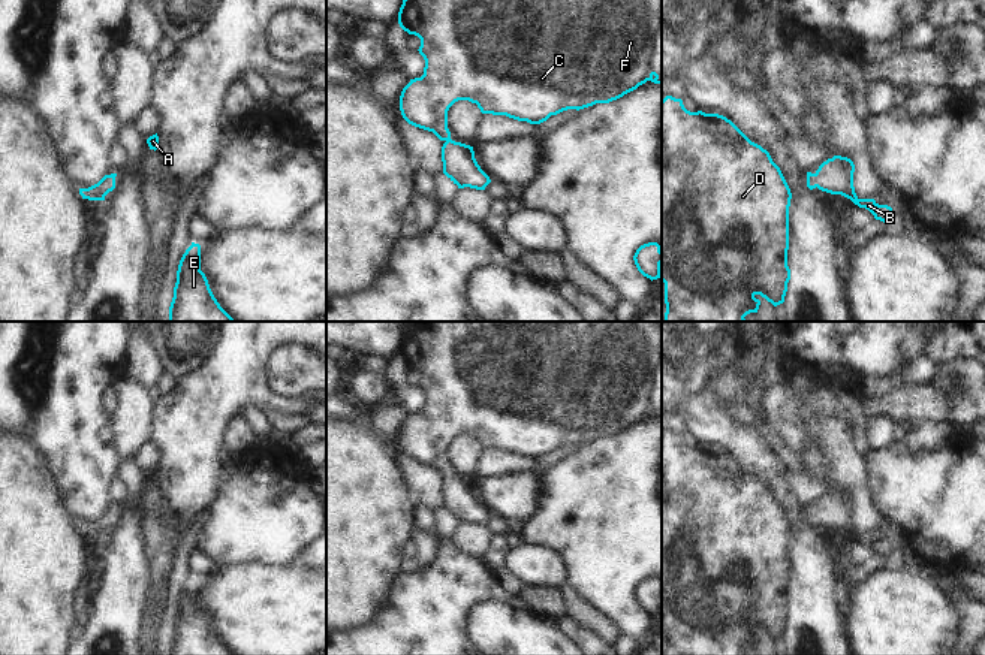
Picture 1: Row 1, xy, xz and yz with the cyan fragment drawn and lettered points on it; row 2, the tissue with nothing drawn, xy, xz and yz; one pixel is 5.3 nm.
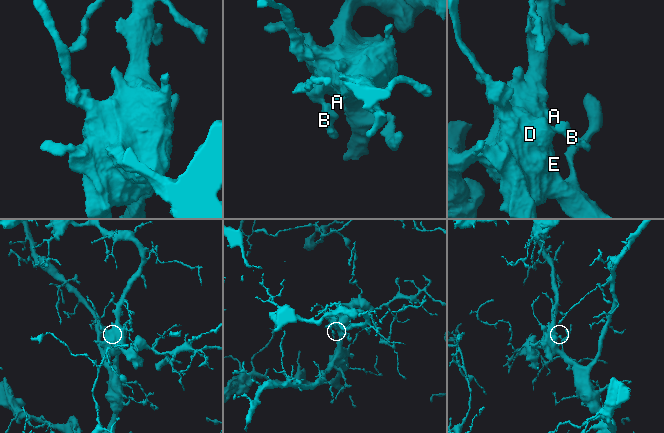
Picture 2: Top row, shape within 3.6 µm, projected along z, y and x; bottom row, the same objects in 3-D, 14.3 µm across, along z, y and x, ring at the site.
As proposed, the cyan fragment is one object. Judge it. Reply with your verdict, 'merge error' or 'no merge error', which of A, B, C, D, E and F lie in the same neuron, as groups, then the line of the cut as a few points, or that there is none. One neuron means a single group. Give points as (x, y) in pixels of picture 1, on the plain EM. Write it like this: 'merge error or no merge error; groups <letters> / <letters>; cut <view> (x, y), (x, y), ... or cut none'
no merge error; groups A B C D E F; cut none

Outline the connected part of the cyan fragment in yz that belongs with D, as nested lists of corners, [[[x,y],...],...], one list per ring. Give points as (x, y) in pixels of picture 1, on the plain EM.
[[[666,431],[662,435],[662,616],[665,618],[665,655],[745,655],[750,648],[757,648],[760,630],[774,642],[784,637],[790,604],[789,585],[789,541],[792,528],[769,488],[751,477],[731,455],[719,449],[702,446],[690,447],[681,434]]]

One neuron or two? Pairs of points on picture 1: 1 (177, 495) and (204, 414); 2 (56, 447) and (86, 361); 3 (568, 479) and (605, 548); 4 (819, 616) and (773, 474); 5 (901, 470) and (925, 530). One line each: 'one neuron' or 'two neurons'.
1: one neuron
2: one neuron
3: one neuron
4: one neuron
5: one neuron

